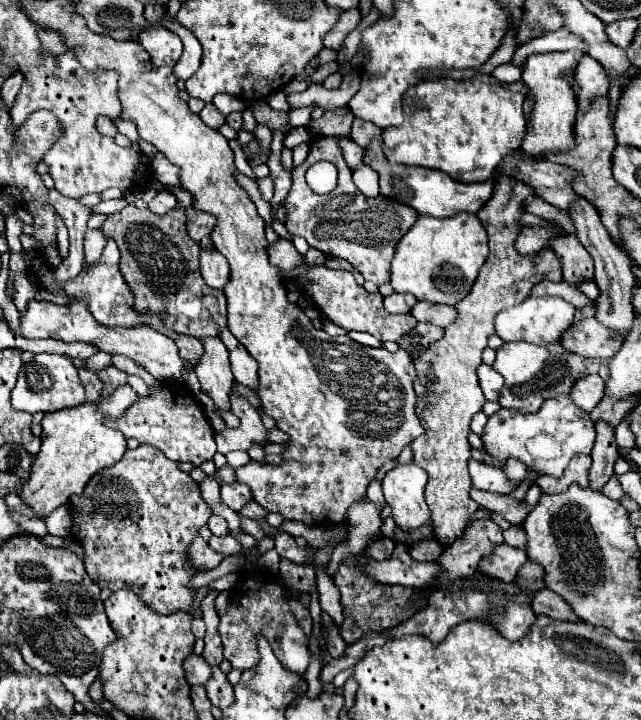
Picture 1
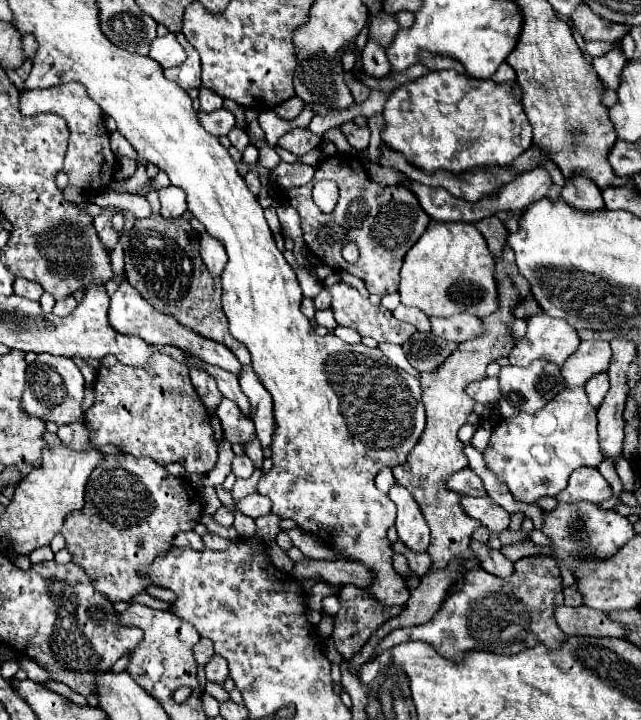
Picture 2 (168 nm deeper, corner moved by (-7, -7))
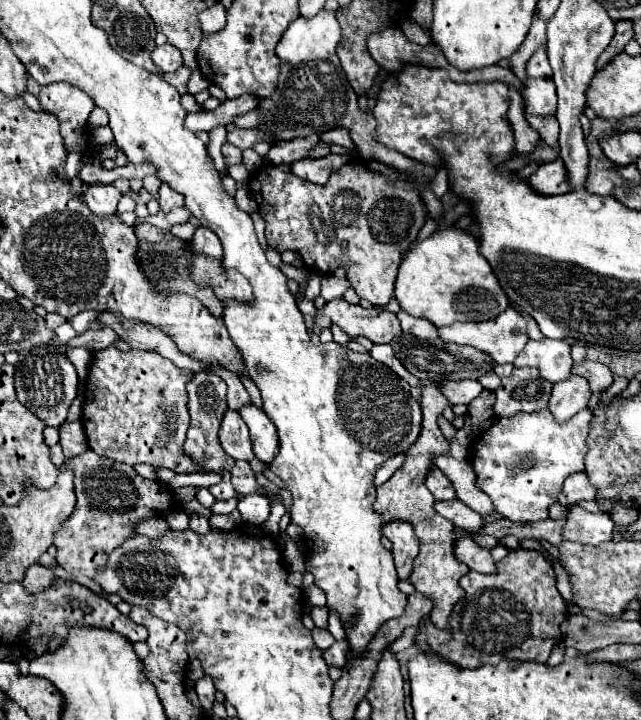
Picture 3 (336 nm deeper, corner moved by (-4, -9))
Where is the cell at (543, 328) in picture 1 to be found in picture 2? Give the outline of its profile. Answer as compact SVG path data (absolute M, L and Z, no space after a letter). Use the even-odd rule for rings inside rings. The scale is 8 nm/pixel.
M545 312L527 320L527 334L513 346L509 362L527 366L535 358L543 358L563 366L569 354L579 346L579 336L565 320L547 316Z

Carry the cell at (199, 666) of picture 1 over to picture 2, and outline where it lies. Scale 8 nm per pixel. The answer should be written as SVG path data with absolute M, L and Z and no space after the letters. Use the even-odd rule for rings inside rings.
M207 682L207 684L205 684L205 692L211 694L213 698L217 698L219 702L225 702L225 700L229 698L229 692L227 692L221 684L217 684L217 682L215 682L215 684L213 684L213 682Z

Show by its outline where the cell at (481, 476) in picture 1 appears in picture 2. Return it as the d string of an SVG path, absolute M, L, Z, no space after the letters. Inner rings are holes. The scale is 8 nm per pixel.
M471 468L449 476L449 488L461 492L463 496L487 496L483 480Z

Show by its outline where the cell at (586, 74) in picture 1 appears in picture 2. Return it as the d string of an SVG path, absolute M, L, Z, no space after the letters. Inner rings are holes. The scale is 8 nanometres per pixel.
M617 42L617 48L613 48L611 52L607 52L605 56L599 56L599 58L593 58L593 68L595 72L599 74L601 82L609 88L609 90L617 90L619 88L619 76L621 76L621 70L625 68L625 54L619 50L619 42Z

